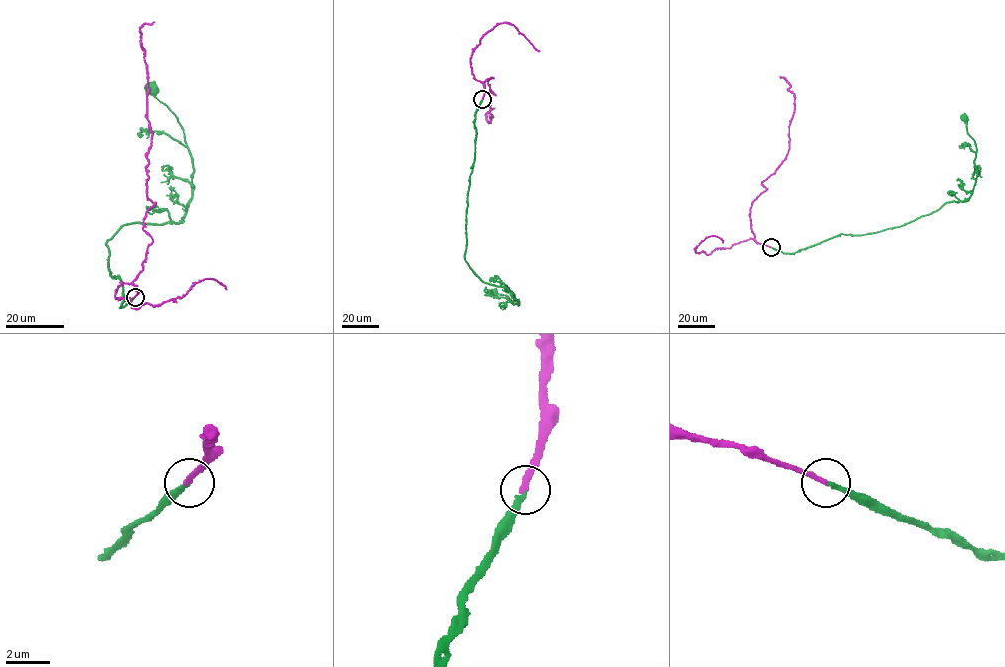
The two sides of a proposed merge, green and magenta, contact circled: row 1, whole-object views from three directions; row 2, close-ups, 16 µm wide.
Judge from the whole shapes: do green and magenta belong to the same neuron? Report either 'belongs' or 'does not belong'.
belongs

